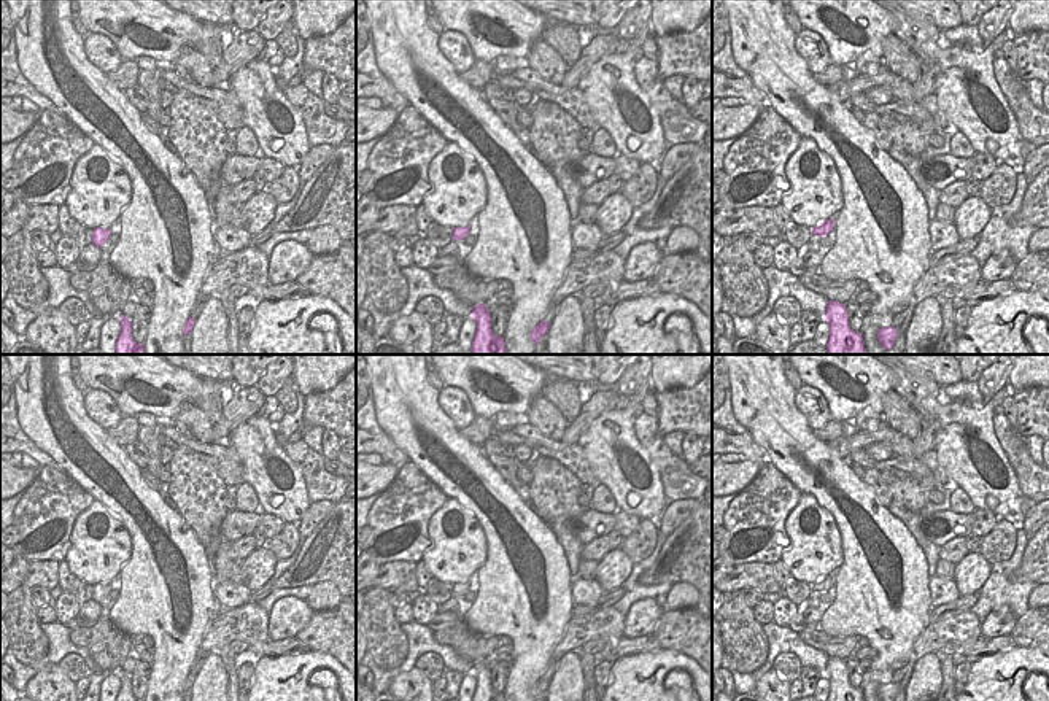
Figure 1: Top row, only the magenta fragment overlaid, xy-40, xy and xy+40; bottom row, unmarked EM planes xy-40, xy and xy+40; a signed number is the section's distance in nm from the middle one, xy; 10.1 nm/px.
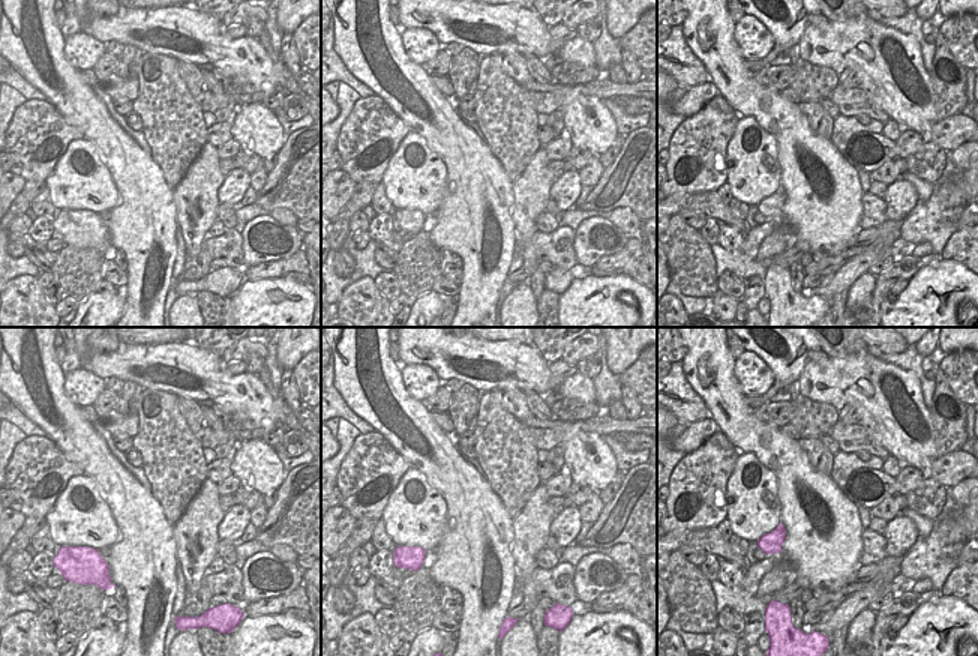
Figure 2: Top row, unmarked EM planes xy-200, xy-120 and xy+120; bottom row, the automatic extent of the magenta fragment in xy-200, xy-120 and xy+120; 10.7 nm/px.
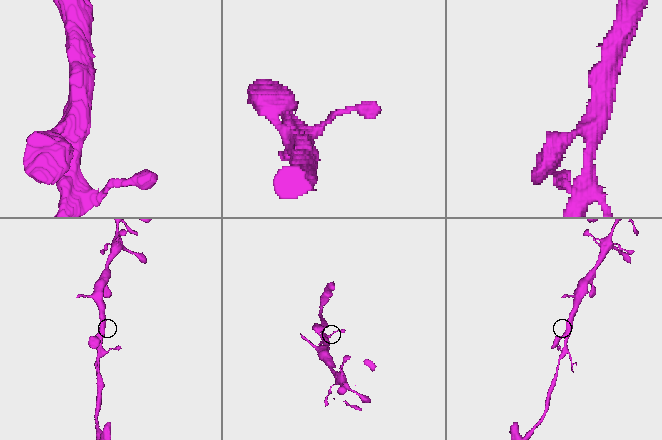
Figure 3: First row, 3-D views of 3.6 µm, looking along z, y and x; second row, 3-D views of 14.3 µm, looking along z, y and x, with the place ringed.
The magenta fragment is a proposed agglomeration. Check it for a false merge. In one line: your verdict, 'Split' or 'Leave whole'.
Leave whole.

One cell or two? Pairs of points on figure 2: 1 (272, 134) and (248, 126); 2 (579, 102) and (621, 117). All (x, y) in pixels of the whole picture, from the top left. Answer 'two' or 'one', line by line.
1: one
2: two

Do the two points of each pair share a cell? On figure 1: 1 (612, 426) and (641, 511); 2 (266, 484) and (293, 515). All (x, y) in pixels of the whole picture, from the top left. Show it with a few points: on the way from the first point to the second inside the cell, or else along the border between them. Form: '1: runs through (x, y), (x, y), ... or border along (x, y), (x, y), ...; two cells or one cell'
1: runs through (612, 447), (615, 457), (641, 482), (644, 490); one cell
2: runs through (266, 495), (266, 503), (274, 511), (282, 511); one cell

